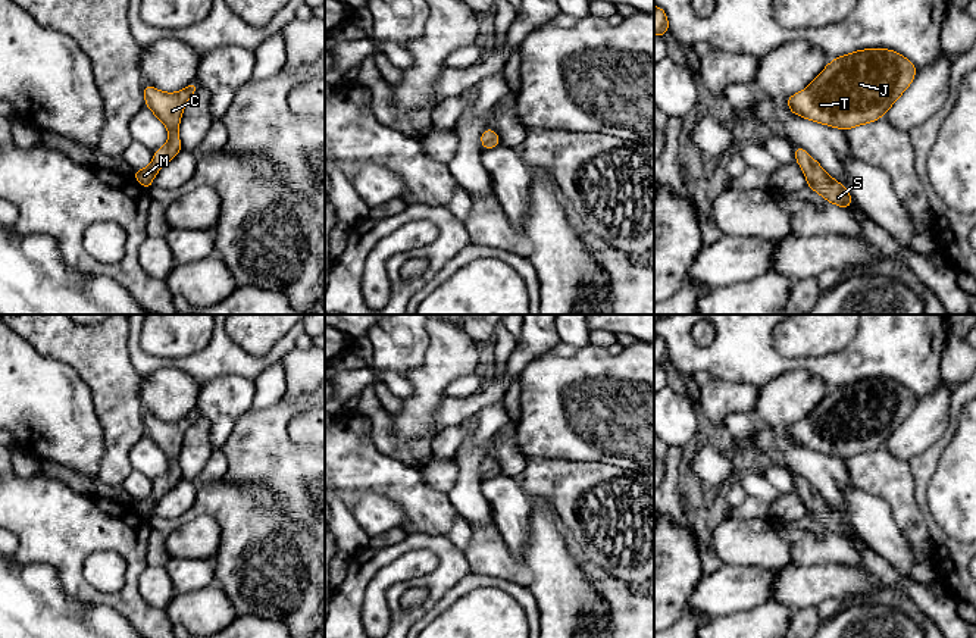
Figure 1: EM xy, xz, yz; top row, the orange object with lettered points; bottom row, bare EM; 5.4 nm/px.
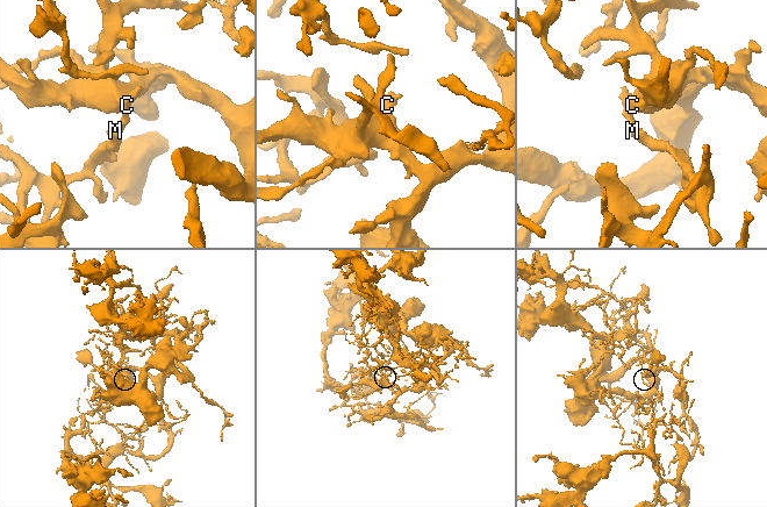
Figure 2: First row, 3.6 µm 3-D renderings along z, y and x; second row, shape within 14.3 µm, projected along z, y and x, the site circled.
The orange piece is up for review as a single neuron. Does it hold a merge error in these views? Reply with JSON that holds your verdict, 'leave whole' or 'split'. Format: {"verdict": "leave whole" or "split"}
{"verdict": "leave whole"}

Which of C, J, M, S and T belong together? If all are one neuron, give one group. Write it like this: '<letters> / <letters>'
C J M S T

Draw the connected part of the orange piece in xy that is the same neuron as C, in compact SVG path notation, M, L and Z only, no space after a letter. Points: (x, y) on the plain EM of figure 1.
M194 410L184 419L169 423L144 413L146 435L166 454L169 460L169 470L154 481L150 495L132 501L132 506L148 520L151 519L154 504L182 479L178 466L178 456L185 432L197 417L198 412Z

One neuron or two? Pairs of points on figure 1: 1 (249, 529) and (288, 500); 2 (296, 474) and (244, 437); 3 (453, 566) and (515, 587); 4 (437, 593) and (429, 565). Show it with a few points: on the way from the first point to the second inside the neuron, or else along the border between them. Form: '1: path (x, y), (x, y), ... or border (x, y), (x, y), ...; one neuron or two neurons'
1: border (255, 482), (275, 496), (284, 513), (307, 527); two neurons
2: path (282, 466), (257, 449); one neuron
3: border (471, 571), (453, 587); two neurons
4: border (438, 556), (438, 565), (431, 572), (400, 582); two neurons

